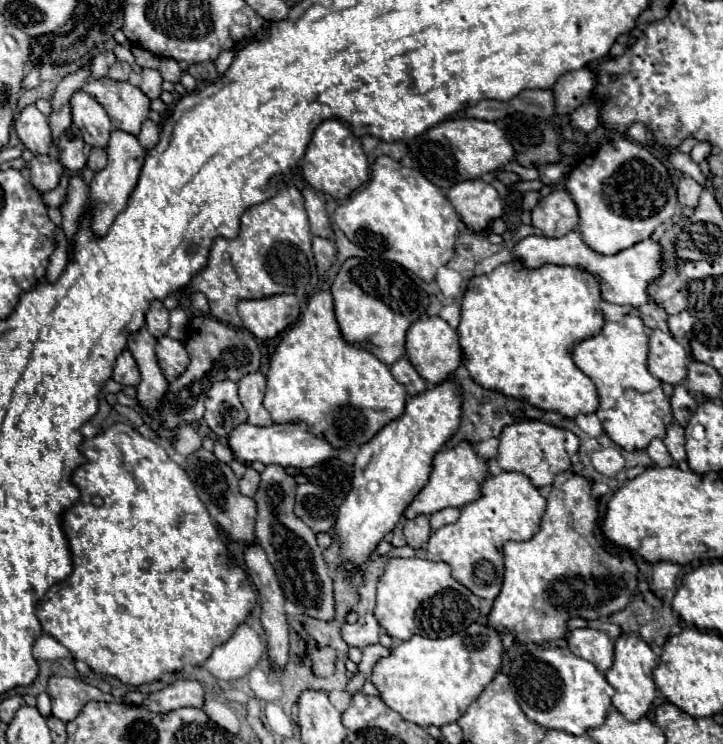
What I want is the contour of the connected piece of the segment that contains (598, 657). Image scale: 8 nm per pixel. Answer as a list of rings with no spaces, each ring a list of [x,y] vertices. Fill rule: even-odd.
[[[590,627],[574,629],[574,631],[570,631],[568,647],[578,657],[594,663],[602,673],[606,673],[612,667],[614,643],[610,641],[610,637],[604,631],[596,631]]]

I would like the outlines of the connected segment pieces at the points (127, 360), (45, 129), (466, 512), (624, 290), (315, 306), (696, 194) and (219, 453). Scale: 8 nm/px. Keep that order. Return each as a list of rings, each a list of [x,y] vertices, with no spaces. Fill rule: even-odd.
[[[124,349],[118,359],[116,359],[116,365],[114,365],[114,373],[112,373],[112,379],[120,385],[138,385],[140,383],[140,371],[138,371],[138,365],[132,357],[132,353],[128,349]]]
[[[28,105],[20,117],[14,121],[14,129],[24,143],[26,149],[30,149],[36,155],[46,155],[52,135],[50,135],[50,125],[48,117],[44,117],[36,105]]]
[[[506,473],[488,477],[482,485],[482,497],[464,505],[456,523],[432,533],[426,545],[426,557],[444,561],[452,567],[452,577],[468,587],[474,595],[496,599],[504,579],[504,543],[528,541],[538,533],[540,519],[546,511],[546,499],[524,473]]]
[[[572,229],[562,237],[544,237],[544,235],[530,235],[522,239],[514,249],[514,257],[520,259],[526,267],[536,269],[542,267],[544,263],[554,263],[554,265],[570,265],[570,267],[580,267],[586,269],[588,273],[600,277],[602,285],[602,299],[614,303],[614,305],[630,305],[630,307],[640,307],[650,303],[648,297],[648,287],[662,275],[662,245],[650,237],[644,239],[616,255],[600,255],[592,251],[584,241],[582,235]]]
[[[320,291],[314,297],[310,297],[298,323],[292,325],[288,333],[282,337],[270,361],[264,407],[272,415],[272,421],[274,423],[306,421],[308,429],[314,435],[326,437],[338,449],[356,451],[360,445],[368,443],[368,439],[372,439],[386,423],[398,419],[404,413],[404,405],[406,405],[406,387],[392,377],[390,367],[384,365],[372,351],[354,347],[344,341],[334,315],[332,295]]]
[[[684,175],[678,183],[678,201],[684,205],[684,207],[696,207],[698,205],[698,199],[700,199],[700,193],[702,193],[702,187],[688,175]]]
[[[215,441],[213,452],[216,455],[216,458],[223,463],[229,464],[235,459],[235,455],[229,446],[227,444],[222,444],[219,441]]]

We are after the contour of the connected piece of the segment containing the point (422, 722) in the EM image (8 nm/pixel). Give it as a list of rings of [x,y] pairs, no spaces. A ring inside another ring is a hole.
[[[472,623],[466,631],[446,639],[428,639],[414,635],[392,649],[390,657],[376,663],[372,683],[378,687],[382,701],[392,707],[404,721],[420,727],[442,727],[458,721],[468,705],[480,697],[484,687],[494,679],[502,665],[502,641],[496,629]]]

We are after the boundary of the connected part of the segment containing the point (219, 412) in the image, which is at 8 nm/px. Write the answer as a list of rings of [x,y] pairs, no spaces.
[[[226,379],[212,385],[206,399],[204,421],[220,439],[226,439],[232,427],[248,421],[248,415],[238,399],[238,385],[234,381]]]

